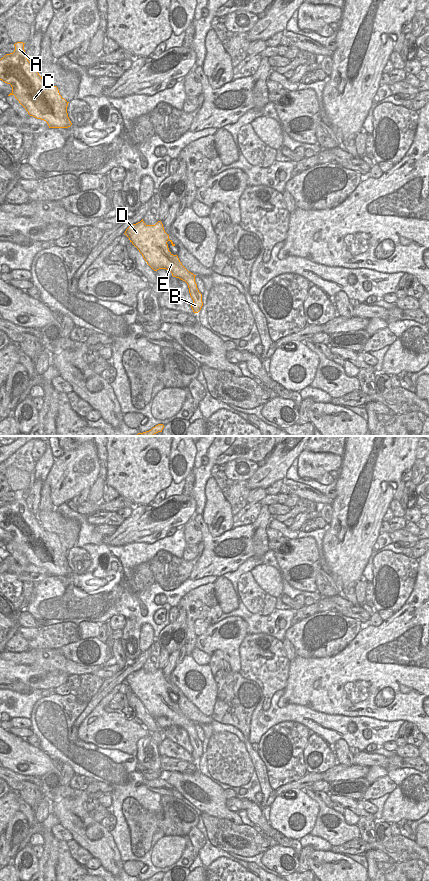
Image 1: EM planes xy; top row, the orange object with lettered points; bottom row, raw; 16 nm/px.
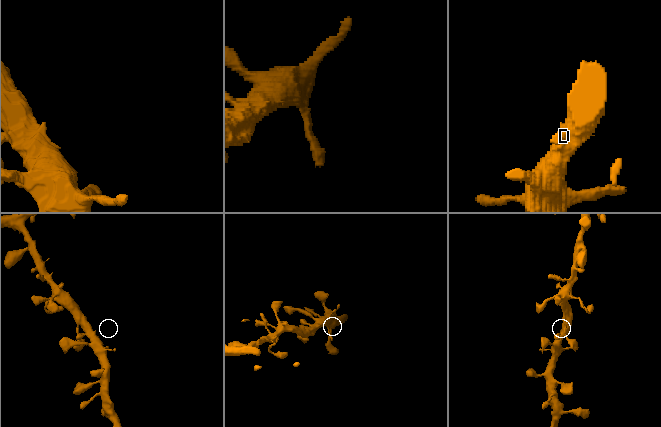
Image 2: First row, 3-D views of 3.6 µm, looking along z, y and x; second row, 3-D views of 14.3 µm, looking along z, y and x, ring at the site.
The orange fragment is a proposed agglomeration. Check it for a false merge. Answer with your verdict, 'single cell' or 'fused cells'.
single cell

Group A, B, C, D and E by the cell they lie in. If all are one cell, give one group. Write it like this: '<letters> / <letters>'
A B C D E

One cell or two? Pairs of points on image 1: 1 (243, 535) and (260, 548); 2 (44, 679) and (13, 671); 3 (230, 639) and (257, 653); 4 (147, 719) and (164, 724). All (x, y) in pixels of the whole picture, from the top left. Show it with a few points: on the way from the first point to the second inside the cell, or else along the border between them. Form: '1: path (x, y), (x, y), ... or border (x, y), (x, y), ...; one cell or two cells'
1: border (251, 524), (253, 528), (252, 542), (254, 555); two cells
2: path (36, 677), (21, 672); one cell
3: border (248, 633), (239, 647), (240, 668); two cells
4: border (154, 719), (161, 730); two cells

